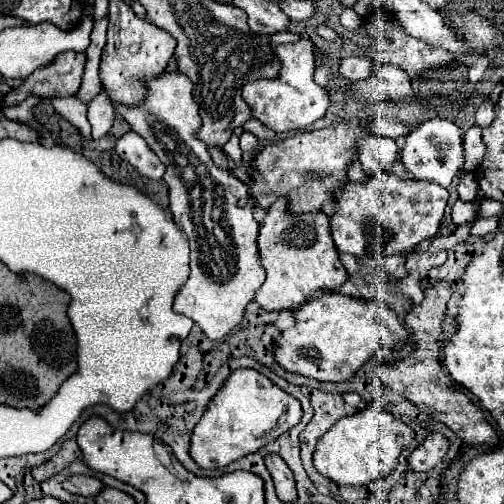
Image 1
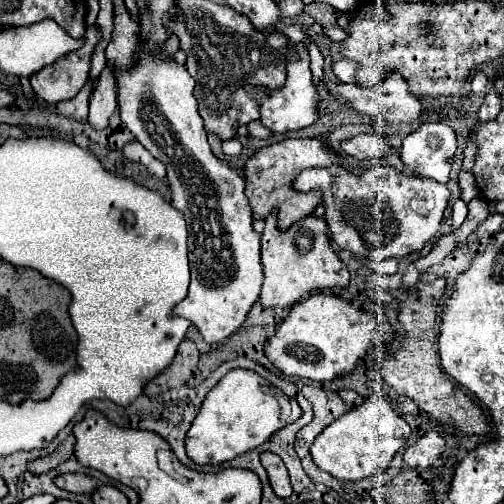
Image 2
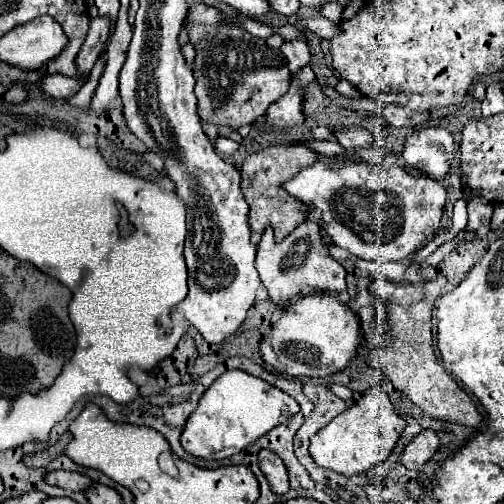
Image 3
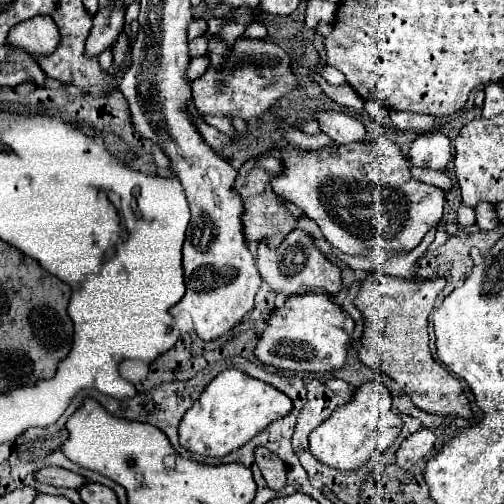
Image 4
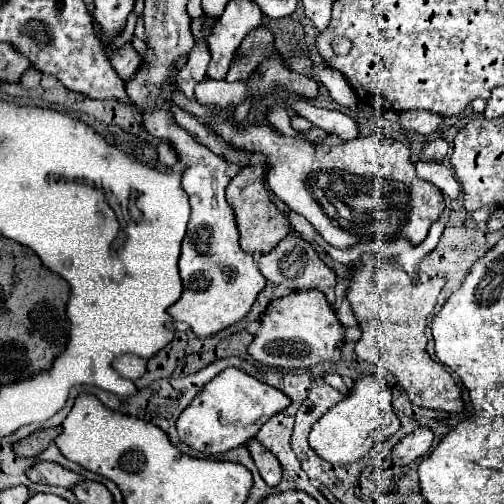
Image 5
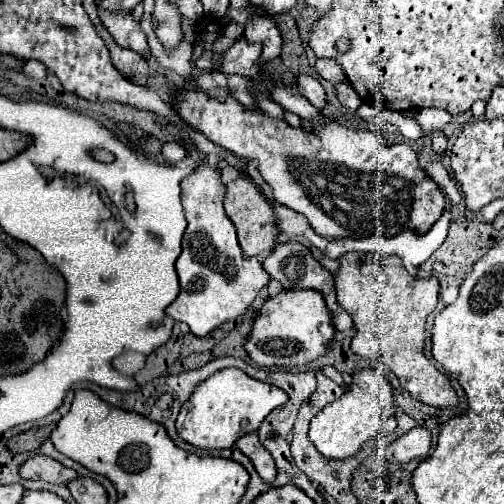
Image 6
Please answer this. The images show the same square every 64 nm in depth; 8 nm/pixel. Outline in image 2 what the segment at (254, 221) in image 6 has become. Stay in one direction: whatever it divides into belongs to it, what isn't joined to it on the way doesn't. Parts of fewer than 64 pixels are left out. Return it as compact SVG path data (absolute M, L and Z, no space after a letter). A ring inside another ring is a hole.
M324 136L318 138L288 138L278 144L270 144L266 148L260 148L244 166L246 176L246 198L252 206L252 218L254 220L266 220L272 210L278 210L278 228L286 230L292 226L292 222L302 220L302 216L308 216L314 212L314 208L320 204L322 196L320 192L296 192L290 188L292 180L304 170L304 168L328 168L338 162L334 152L328 152L328 142Z

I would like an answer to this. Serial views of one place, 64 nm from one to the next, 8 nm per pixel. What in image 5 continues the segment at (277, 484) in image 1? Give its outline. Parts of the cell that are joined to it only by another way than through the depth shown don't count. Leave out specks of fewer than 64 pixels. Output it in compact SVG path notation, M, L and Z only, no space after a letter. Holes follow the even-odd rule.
M254 438L248 440L246 448L248 448L250 456L254 458L254 464L256 464L260 476L264 478L264 482L266 482L268 486L276 486L276 484L280 482L280 478L282 478L282 468L280 468L278 458L276 458L272 452L268 452L268 450L266 450L258 440L254 440Z

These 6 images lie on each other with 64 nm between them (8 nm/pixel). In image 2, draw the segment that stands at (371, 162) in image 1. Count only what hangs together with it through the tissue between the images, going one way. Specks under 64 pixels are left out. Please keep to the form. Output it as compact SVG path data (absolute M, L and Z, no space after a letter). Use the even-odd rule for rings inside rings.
M362 132L356 134L352 138L346 138L342 142L342 150L350 156L356 158L378 158L378 156L386 156L386 152L390 150L388 142L380 136L380 134L372 134L372 132Z

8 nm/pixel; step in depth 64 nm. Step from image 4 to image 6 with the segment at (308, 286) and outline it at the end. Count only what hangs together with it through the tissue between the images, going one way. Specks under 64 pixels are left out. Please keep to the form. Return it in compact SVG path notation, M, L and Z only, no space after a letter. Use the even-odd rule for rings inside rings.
M300 242L278 244L272 256L264 260L264 270L274 280L282 282L286 290L292 290L292 288L318 290L324 296L328 310L332 314L338 310L332 274L326 268L322 268L320 262L312 258L310 250Z

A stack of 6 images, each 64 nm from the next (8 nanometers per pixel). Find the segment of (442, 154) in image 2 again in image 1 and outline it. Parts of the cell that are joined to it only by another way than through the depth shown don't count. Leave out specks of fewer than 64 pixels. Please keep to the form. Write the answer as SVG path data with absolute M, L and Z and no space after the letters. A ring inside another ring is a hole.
M432 118L428 122L422 122L418 128L414 128L406 136L406 144L400 150L400 162L406 166L406 170L418 178L418 180L432 180L444 188L452 182L456 172L464 164L464 148L462 148L462 130L442 118Z

